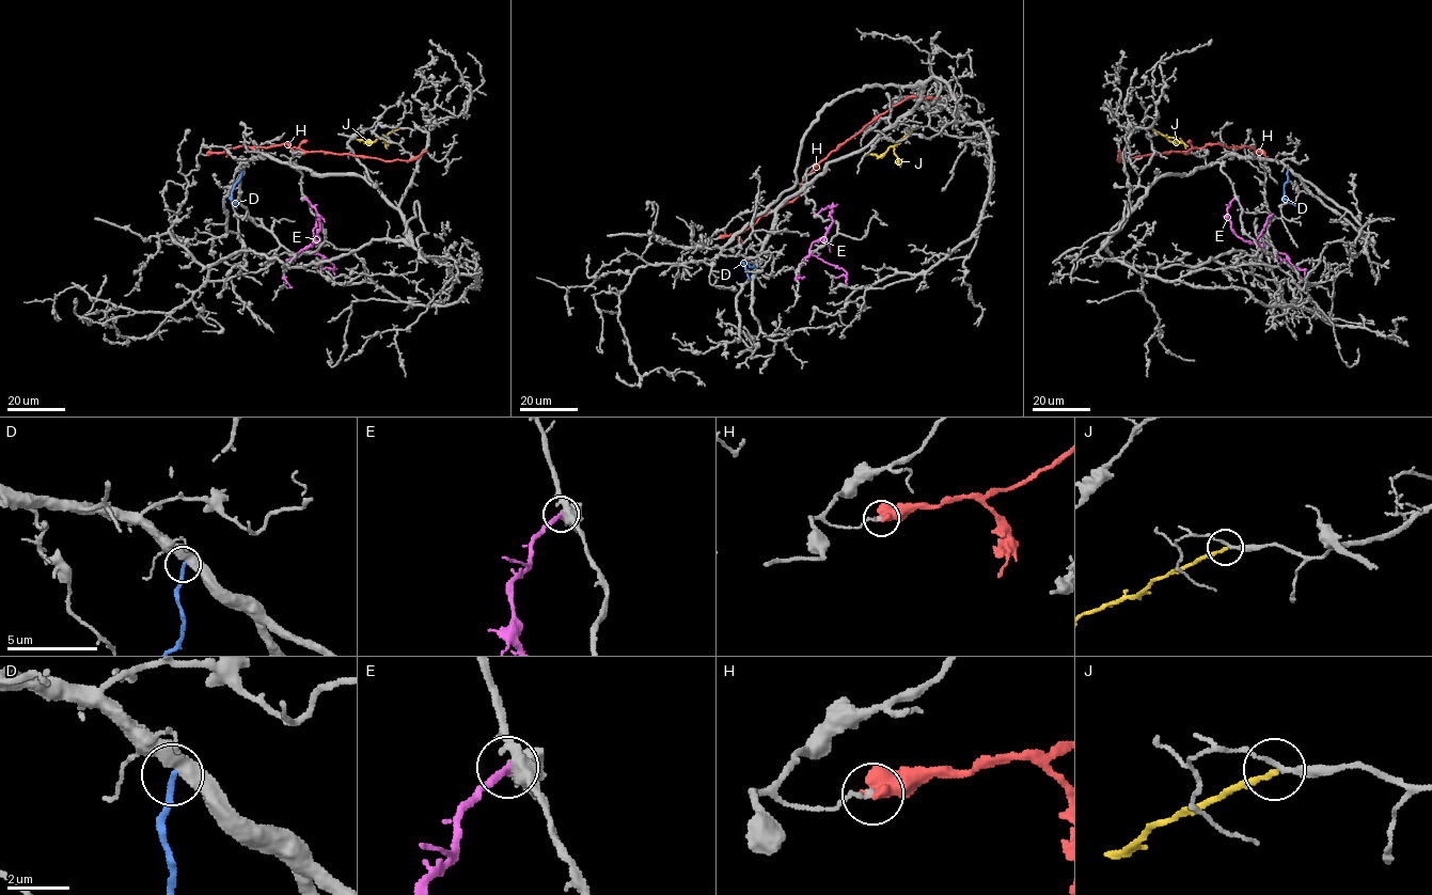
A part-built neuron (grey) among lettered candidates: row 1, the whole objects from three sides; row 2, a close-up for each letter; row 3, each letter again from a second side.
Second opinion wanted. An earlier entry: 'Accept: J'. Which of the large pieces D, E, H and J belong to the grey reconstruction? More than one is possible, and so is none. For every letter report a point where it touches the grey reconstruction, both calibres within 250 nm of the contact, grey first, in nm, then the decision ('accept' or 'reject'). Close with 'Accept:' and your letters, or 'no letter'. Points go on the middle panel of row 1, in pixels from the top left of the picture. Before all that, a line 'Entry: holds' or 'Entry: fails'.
Entry: holds
D: contact (755, 267); calibres 550 and 200 nm; reject
E: contact (817, 214); calibres 440 and 280 nm; reject
H: contact (720, 237); calibres 110 and 600 nm; reject
J: contact (912, 130); calibres 150 and 170 nm; accept
Accept: J

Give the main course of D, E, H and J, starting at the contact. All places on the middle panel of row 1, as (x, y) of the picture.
D: (755, 267), (744, 263), (749, 279)
E: (817, 214), (832, 207), (832, 224), (823, 237), (812, 244), (809, 251), (847, 272), (847, 283)
H: (720, 237), (743, 232), (761, 216), (792, 201), (803, 179), (832, 152), (909, 97), (940, 99)
J: (912, 130), (880, 156), (865, 155)

